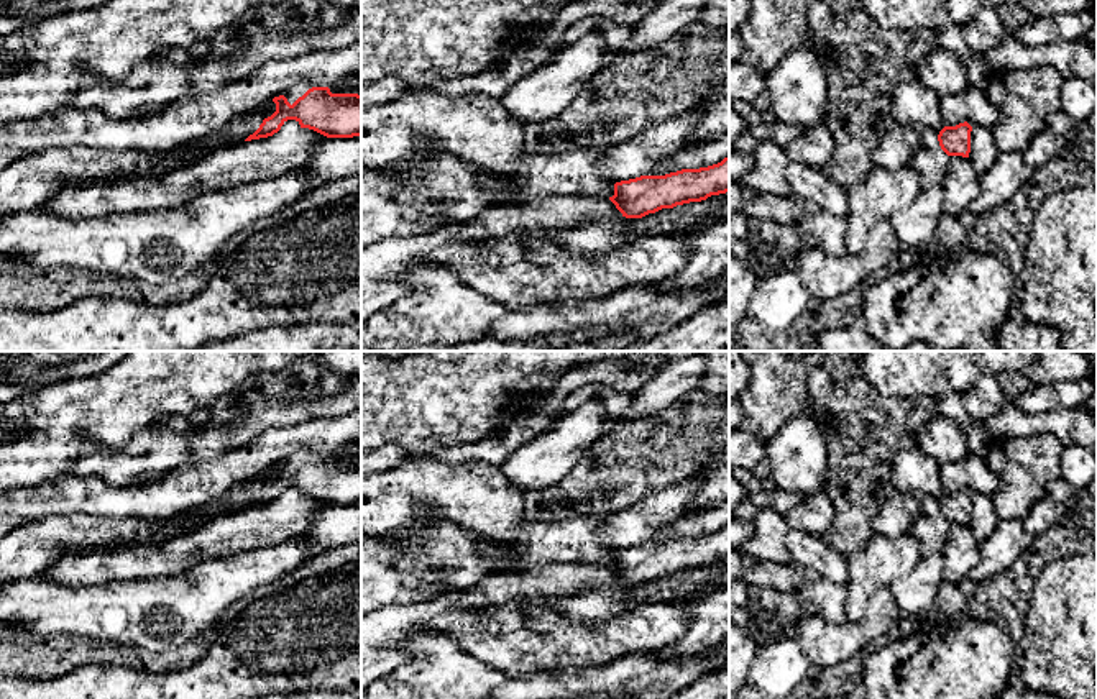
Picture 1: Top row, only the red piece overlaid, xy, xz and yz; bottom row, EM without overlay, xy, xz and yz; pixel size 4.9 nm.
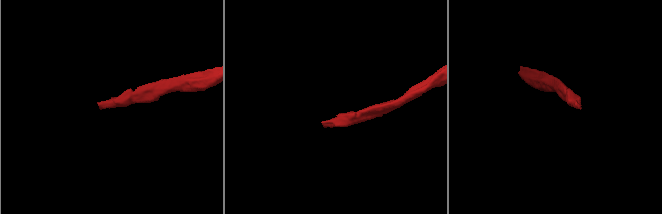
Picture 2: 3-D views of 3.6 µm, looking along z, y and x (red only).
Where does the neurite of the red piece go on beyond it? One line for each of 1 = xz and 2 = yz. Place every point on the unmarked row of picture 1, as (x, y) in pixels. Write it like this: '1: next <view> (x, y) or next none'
1: next none
2: next yz (930, 504)

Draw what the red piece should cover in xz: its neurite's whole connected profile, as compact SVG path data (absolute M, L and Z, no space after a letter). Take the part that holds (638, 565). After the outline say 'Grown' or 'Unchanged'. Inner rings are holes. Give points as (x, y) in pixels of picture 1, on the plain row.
M729 523L708 535L616 550L609 568L622 584L642 586L662 576L701 569L726 560L729 560Z. Unchanged

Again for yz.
M964 489L956 494L944 494L939 500L931 496L921 497L923 514L926 517L941 517L948 523L969 525L972 494Z. Grown

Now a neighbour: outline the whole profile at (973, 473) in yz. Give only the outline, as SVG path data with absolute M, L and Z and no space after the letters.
M974 453L957 463L941 464L941 482L949 494L967 489L992 497L998 489L998 476L985 458Z

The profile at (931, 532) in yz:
M921 514L915 522L911 533L918 538L925 556L941 553L946 543L949 523L941 517L926 517Z

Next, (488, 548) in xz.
M481 535L481 538L478 540L478 555L486 563L491 563L494 560L509 560L511 558L509 551L501 543L484 535Z

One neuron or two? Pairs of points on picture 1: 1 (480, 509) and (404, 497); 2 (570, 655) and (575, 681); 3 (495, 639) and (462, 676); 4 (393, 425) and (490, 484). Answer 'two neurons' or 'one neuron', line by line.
1: one neuron
2: two neurons
3: two neurons
4: two neurons

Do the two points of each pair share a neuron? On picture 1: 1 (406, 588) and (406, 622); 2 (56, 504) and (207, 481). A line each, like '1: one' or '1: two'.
1: two
2: one

